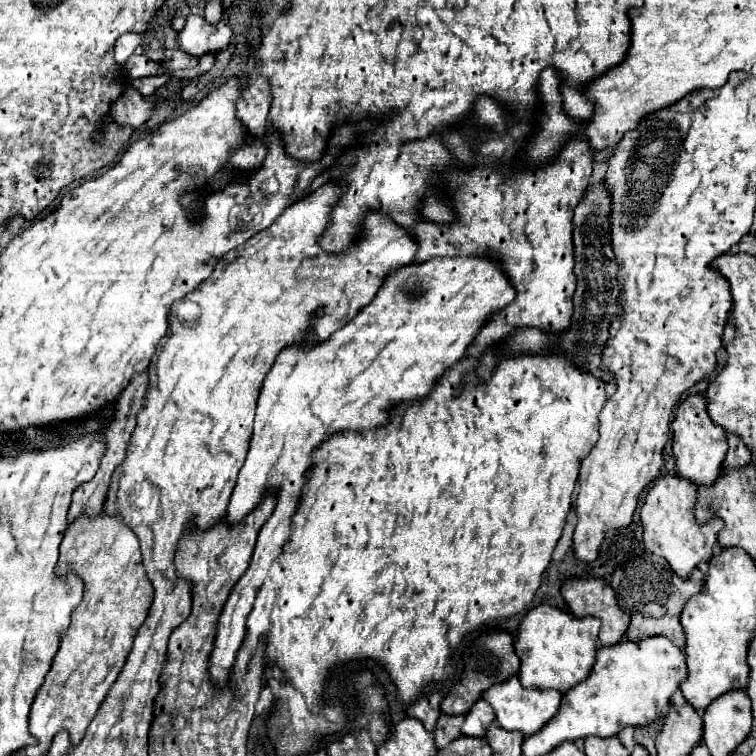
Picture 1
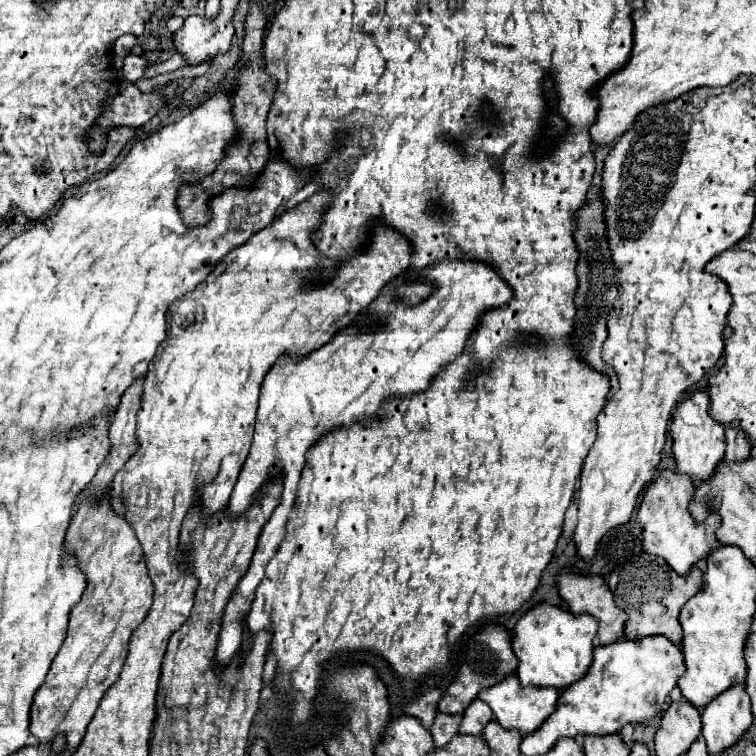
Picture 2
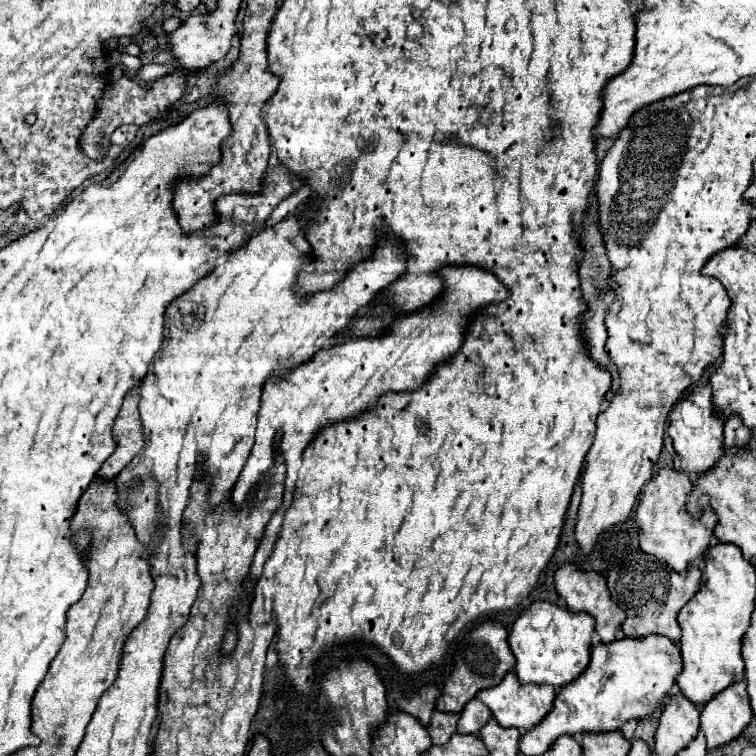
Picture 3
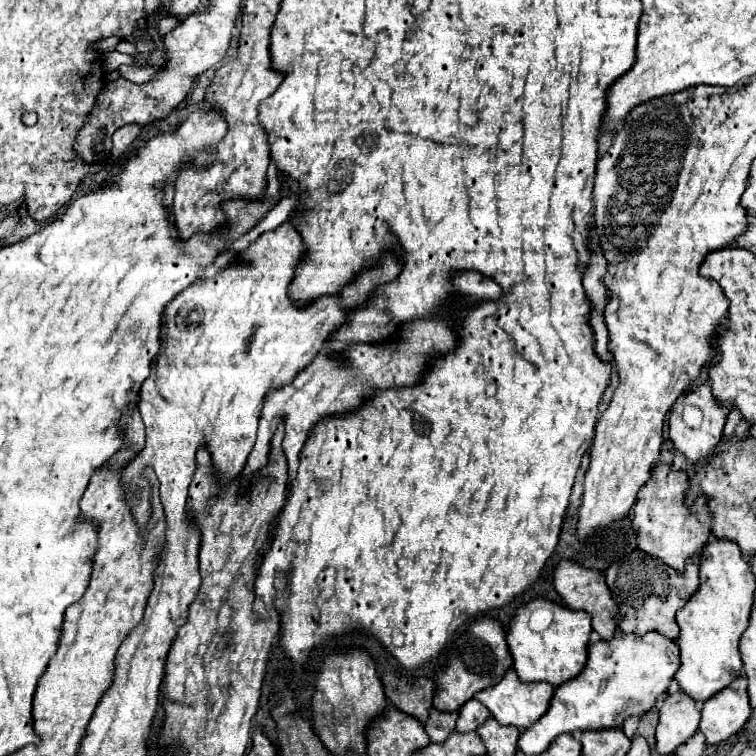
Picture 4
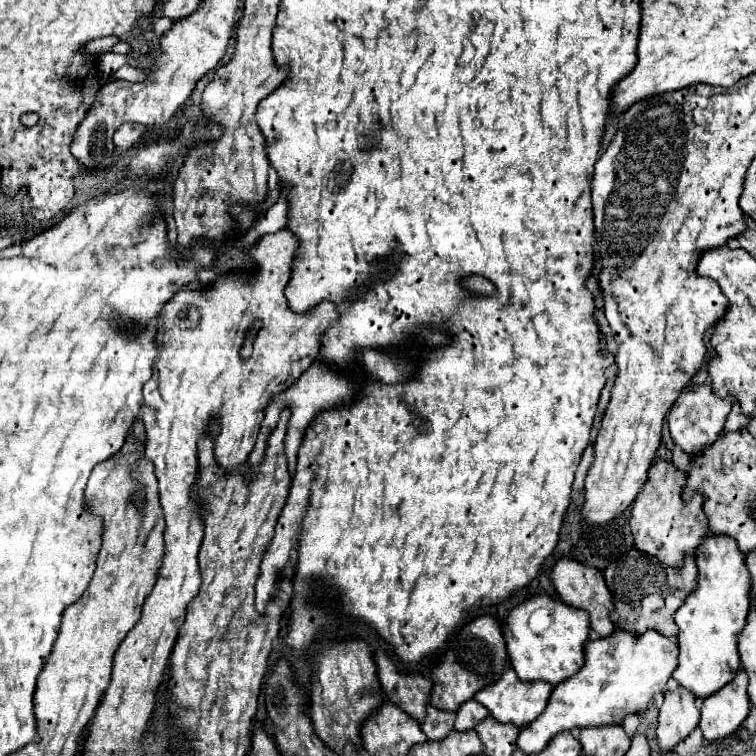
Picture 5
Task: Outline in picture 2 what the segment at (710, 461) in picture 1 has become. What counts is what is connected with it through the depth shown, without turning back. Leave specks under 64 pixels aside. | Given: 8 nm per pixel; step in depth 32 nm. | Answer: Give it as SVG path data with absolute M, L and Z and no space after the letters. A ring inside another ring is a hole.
M708 388L696 390L676 404L668 432L674 440L674 458L676 458L676 464L678 464L676 466L678 472L686 472L686 474L690 474L698 480L712 476L712 470L724 458L726 442L724 442L724 426L720 426L720 422L716 422L710 416Z

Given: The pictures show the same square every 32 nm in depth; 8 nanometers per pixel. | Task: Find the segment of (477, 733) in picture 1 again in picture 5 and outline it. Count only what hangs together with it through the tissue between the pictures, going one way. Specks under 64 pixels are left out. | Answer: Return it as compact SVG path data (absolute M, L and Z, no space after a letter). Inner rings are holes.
M468 700L464 702L458 710L456 710L456 720L454 720L454 728L456 730L472 730L480 720L484 720L488 716L488 710L476 702L476 700Z

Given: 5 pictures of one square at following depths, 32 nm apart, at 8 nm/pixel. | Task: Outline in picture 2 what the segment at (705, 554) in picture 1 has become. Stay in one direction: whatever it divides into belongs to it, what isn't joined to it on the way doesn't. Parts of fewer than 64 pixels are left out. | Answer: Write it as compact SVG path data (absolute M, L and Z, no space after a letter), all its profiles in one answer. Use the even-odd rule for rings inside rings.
M662 470L644 490L640 508L638 508L638 524L642 526L642 548L648 554L660 556L672 566L680 576L688 574L690 568L708 556L708 550L714 548L716 536L714 530L720 526L720 518L716 512L708 514L704 522L696 522L690 512L688 504L694 492L694 484L686 474L674 470Z

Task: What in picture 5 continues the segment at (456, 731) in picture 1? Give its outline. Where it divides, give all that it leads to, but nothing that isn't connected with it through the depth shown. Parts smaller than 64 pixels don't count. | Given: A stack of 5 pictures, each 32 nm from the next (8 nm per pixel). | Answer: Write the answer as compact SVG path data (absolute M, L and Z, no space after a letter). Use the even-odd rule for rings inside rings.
M428 704L428 714L422 722L422 730L430 740L440 740L444 738L452 728L454 728L454 718L456 712L446 712L446 710L438 710L434 706Z

